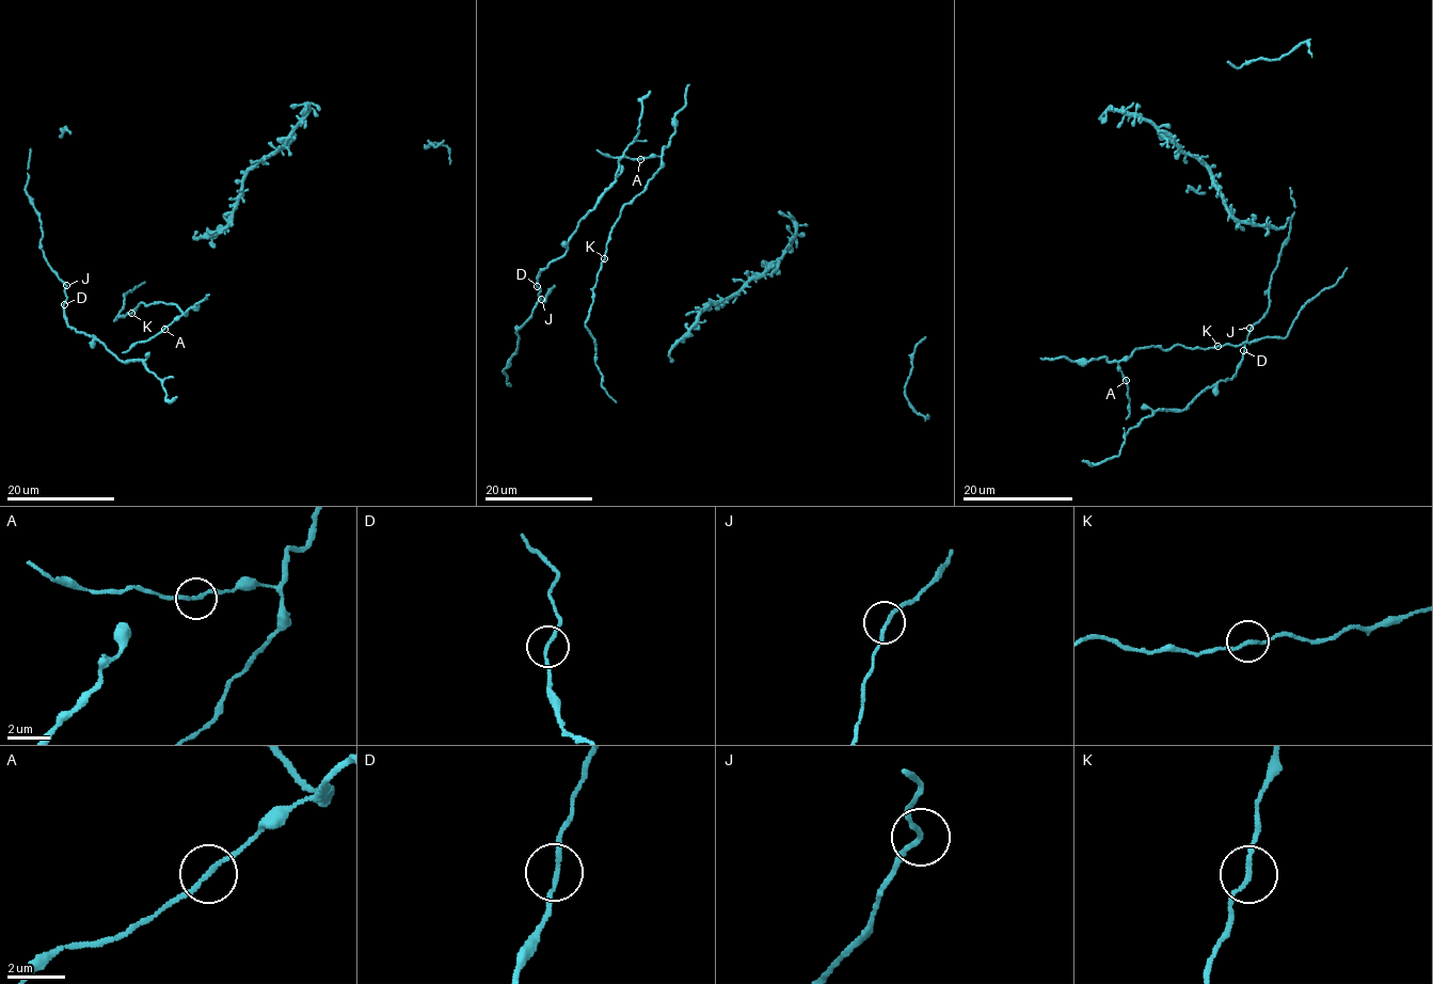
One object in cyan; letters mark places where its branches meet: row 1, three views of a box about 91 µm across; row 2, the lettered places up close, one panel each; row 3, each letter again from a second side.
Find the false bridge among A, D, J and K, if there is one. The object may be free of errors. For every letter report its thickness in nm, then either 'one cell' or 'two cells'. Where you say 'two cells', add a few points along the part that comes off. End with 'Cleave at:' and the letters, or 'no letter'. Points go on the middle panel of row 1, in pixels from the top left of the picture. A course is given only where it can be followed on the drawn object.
A: calibre 150 nm; one cell
D: calibre 150 nm; one cell
J: calibre 150 nm; one cell
K: calibre 160 nm; one cell
Cleave at: no letter

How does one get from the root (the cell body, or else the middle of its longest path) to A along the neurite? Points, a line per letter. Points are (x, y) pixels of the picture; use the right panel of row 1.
A: (1217, 347), (1141, 347), (1118, 363), (1126, 380)

